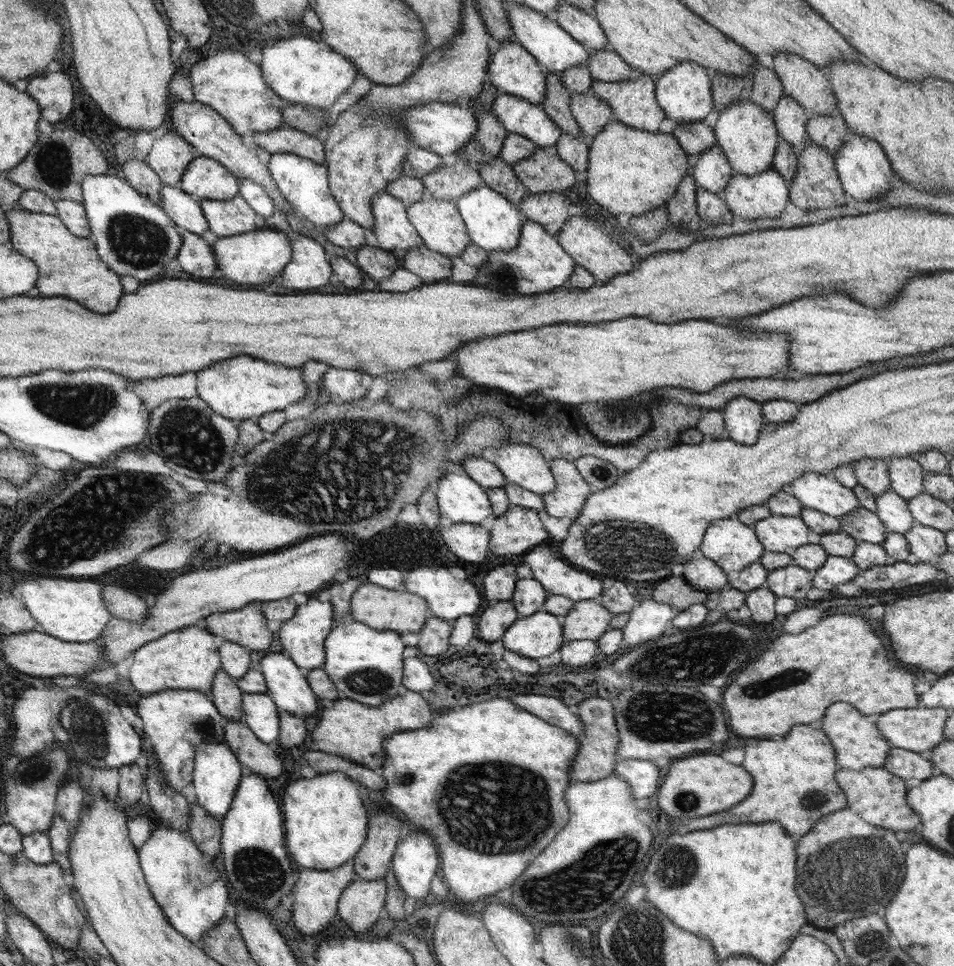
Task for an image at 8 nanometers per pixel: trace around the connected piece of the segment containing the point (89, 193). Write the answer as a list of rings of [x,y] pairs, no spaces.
[[[107,174],[85,176],[82,189],[82,205],[72,200],[55,202],[56,216],[61,217],[69,231],[82,238],[90,238],[101,259],[120,276],[134,276],[142,284],[160,276],[162,268],[176,258],[184,244],[184,239],[176,232],[173,219],[122,175],[120,178]]]

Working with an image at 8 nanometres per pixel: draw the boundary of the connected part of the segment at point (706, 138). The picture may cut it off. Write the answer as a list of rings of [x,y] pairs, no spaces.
[[[698,121],[697,123],[677,123],[671,124],[672,137],[676,137],[682,149],[690,155],[702,155],[710,147],[716,145],[716,138],[710,126]]]

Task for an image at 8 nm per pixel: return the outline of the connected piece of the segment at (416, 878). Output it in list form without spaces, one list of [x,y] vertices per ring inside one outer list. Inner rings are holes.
[[[412,832],[410,836],[403,840],[397,848],[397,854],[393,858],[393,873],[400,885],[400,888],[406,892],[407,899],[428,898],[430,894],[430,885],[434,874],[438,872],[440,864],[440,852],[436,845],[436,840],[426,833]]]

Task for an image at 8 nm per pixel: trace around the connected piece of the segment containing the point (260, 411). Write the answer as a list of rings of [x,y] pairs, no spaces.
[[[236,356],[222,364],[196,372],[198,396],[206,401],[214,412],[221,413],[234,422],[252,420],[257,423],[262,415],[283,411],[288,404],[296,404],[308,394],[308,384],[302,380],[300,368],[286,368],[280,364],[268,364],[250,356]]]

